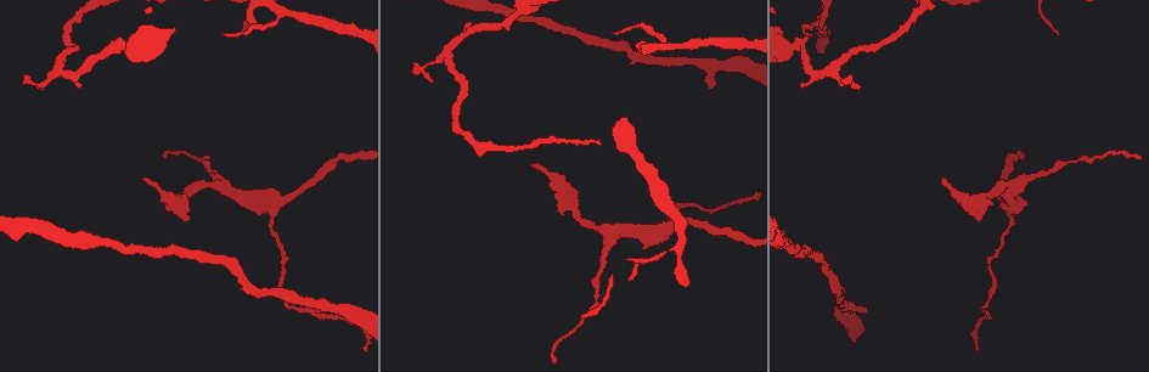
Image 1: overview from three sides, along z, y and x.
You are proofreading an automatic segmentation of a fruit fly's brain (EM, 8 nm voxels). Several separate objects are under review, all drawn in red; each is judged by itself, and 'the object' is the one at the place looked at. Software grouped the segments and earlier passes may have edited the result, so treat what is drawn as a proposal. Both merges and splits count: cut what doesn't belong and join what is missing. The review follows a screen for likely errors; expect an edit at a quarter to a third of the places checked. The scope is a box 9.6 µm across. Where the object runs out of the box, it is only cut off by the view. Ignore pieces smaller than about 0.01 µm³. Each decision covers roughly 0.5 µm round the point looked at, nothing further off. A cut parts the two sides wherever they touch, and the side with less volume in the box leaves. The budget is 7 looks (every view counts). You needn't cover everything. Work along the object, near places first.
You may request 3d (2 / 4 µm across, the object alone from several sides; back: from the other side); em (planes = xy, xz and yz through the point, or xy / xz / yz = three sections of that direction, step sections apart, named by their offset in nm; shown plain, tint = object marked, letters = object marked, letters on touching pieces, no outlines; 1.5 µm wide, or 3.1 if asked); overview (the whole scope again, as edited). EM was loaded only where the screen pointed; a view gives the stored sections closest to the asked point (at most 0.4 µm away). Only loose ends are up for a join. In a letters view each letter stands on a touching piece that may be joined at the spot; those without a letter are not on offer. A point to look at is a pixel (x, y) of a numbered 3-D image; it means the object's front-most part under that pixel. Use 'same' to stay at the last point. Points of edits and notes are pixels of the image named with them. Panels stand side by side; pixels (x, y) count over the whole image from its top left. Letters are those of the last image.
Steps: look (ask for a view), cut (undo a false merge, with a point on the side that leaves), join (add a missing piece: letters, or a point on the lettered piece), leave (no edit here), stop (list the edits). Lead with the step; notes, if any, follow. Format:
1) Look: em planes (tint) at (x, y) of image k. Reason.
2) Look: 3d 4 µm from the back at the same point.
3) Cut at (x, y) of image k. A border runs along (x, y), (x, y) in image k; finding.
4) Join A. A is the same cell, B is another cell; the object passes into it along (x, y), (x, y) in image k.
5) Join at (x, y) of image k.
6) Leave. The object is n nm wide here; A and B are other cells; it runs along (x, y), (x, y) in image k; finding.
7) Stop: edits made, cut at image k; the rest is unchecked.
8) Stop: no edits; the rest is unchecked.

Look: 3d 2 µm from the back at (945, 180) of image 1. Branch stops here.

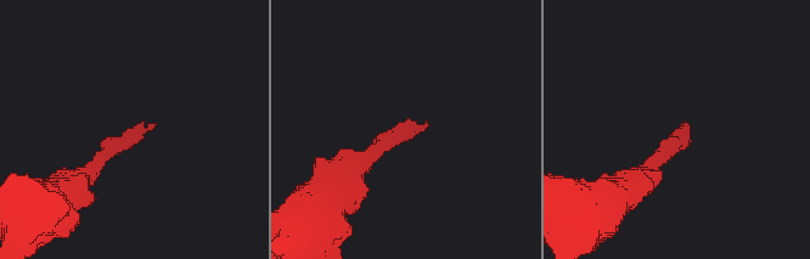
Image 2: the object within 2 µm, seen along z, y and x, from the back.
Look: em xy step 4 (tint) at (425, 125) of image 2. Need the tissue.

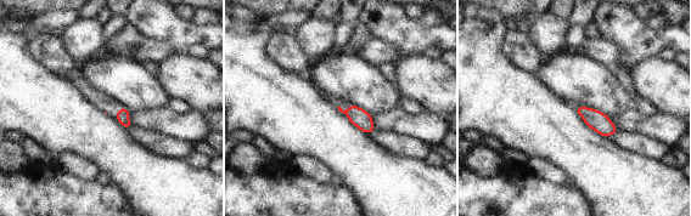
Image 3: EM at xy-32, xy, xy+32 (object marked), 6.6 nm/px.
Look: em planes (letters) at the same point.

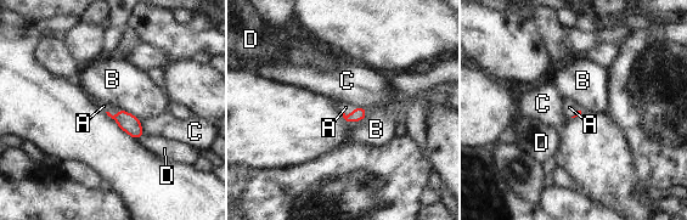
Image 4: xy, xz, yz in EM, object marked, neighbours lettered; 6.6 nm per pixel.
Join A. A is the same cell, B, C and D are other cells; the object passes into it along (360, 112), (350, 113), (345, 107) in image 4; the cell continues.

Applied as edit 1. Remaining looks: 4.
Look: 3d 2 µm at (1045, 173) of image 1. Thick turns thin.

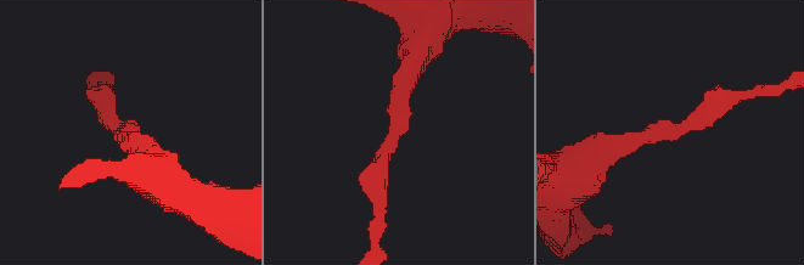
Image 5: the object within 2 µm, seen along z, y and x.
Look: em planes (tint) at (121, 134) of image 5. Need the tissue.

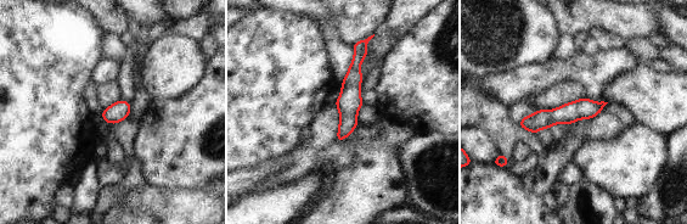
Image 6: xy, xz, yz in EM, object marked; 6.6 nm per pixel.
Look: em planes (letters) at the same point. What lies round it.

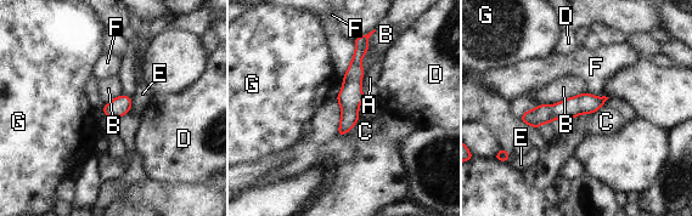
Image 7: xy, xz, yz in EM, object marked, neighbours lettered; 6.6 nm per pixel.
Leave. The object is 130 nm wide here; A, B, C, D, E, F and G are other cells; a border runs along (588, 91), (555, 103), (540, 104) in image 7; all the same cell.

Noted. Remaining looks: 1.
Stop: edits made, join at image 4; the rest is unchecked.

